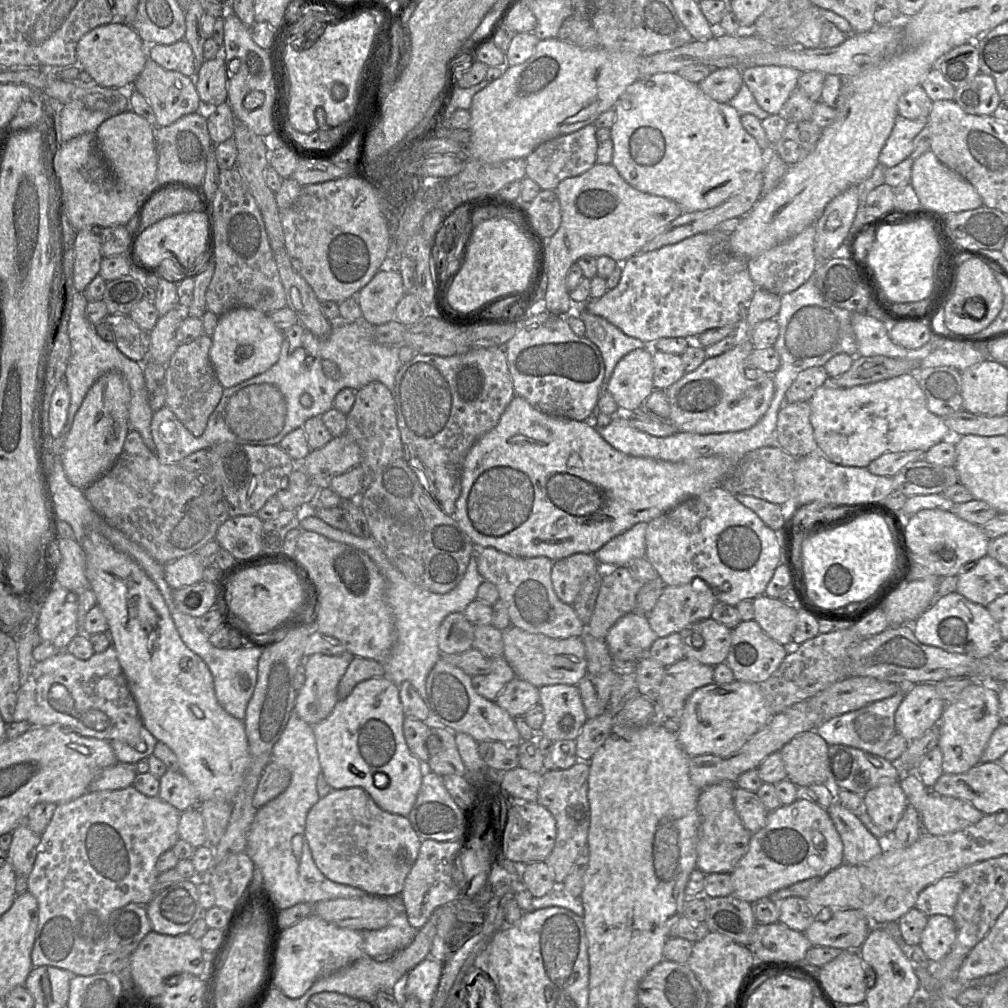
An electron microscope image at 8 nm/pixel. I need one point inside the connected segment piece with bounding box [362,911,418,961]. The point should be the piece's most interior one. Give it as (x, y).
(380, 945)

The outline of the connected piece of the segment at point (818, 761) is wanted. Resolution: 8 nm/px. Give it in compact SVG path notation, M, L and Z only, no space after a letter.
M815 730L792 738L779 750L786 779L798 788L827 784L828 746Z

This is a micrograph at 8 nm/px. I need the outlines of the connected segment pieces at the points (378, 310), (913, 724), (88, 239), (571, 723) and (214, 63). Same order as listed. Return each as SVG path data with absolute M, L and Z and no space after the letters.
M380 269L357 294L362 320L372 325L393 320L395 308L405 293L397 269Z
M934 683L911 686L894 715L896 732L909 742L920 738L937 726L945 706Z
M85 228L76 232L73 245L75 258L73 265L73 286L83 292L99 273L102 253L99 231Z
M552 684L539 688L544 721L537 735L551 741L575 740L587 721L577 685Z
M223 46L219 56L205 60L196 78L196 89L203 108L214 108L227 102L227 77Z

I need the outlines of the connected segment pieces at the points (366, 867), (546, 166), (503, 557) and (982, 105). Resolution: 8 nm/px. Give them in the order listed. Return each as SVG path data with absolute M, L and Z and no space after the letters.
M358 787L332 789L326 797L320 798L308 811L304 835L315 865L327 879L378 897L401 894L421 845L421 840L407 817L380 809L367 792Z
M589 124L576 132L542 143L525 158L526 177L538 184L541 190L555 190L562 180L586 172L596 163L599 144L596 131L594 124Z
M493 547L477 548L475 558L479 573L496 586L499 599L507 607L511 625L555 639L581 637L584 634L586 626L572 605L560 600L553 589L551 568L554 561L545 556L514 557Z
M981 72L966 85L955 89L954 101L966 114L977 116L991 116L1001 102L994 79Z

